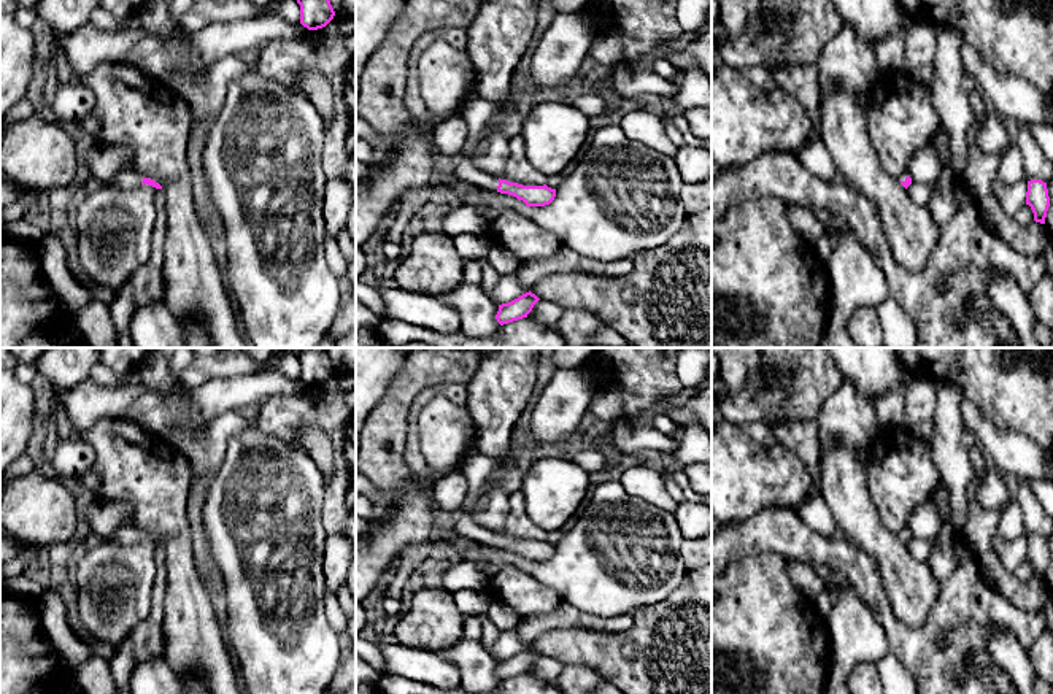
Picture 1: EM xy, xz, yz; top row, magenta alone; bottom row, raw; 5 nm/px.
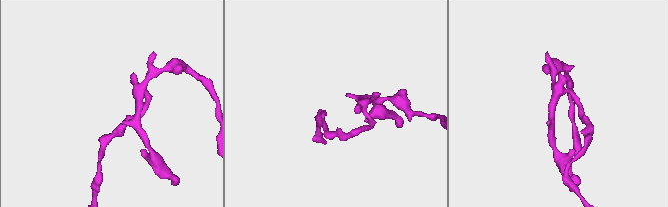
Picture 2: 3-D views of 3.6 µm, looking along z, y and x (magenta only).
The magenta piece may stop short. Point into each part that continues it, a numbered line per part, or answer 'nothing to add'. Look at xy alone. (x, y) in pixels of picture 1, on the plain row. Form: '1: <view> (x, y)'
1: xy (127, 535)

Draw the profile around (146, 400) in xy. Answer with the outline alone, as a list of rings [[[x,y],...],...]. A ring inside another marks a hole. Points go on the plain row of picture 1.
[[[141,391],[141,394],[129,405],[125,411],[125,419],[141,424],[146,413],[152,408],[162,407],[162,403],[162,395],[149,391]]]

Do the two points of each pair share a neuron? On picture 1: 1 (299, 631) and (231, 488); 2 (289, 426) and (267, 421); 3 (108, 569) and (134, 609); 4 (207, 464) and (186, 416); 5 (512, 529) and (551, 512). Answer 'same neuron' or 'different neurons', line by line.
1: same neuron
2: same neuron
3: same neuron
4: different neurons
5: different neurons

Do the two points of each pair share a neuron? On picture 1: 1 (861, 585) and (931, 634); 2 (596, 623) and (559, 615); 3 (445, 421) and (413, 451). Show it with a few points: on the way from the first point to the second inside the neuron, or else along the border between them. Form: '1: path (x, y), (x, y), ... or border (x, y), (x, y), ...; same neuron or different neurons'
1: path (879, 604), (885, 616), (902, 634), (912, 634); same neuron
2: path (586, 620), (569, 616); same neuron
3: border (423, 408), (418, 445), (428, 474), (418, 478); different neurons

